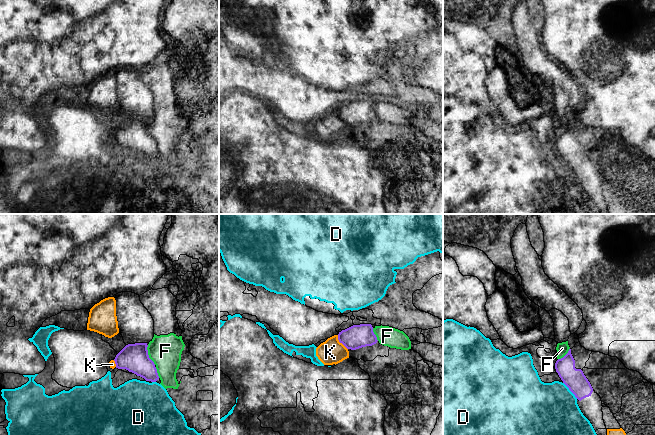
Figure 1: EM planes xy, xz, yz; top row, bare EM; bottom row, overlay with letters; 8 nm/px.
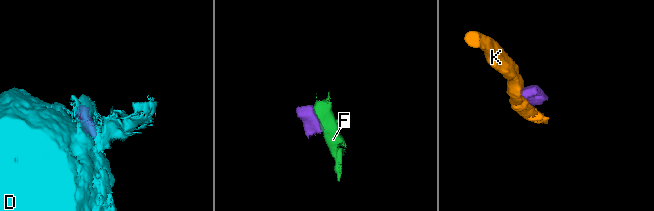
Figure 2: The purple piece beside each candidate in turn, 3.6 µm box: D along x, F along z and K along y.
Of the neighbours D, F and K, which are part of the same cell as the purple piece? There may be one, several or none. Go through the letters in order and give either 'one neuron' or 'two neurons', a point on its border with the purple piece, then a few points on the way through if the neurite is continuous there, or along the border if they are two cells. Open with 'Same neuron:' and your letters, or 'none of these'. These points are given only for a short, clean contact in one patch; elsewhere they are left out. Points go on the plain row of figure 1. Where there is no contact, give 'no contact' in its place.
Same neuron: none of these
D: two neurons | yz (569, 165) | along yz (563, 158), (577, 174)
F: two neurons | xy (148, 131) | along xy (147, 121), (148, 133), (155, 140)
K: two neurons | xz (340, 118)

